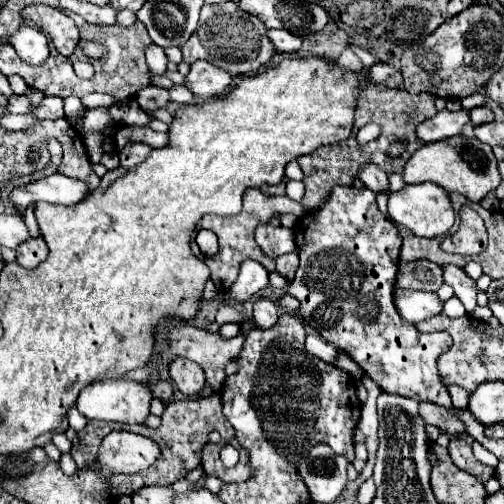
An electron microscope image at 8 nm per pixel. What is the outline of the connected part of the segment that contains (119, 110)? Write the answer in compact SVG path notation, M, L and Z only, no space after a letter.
M136 100L114 105L110 108L110 114L115 123L129 126L146 126L152 121L152 117L141 109Z

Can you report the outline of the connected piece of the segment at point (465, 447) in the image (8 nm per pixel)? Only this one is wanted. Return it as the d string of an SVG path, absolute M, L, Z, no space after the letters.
M458 437L452 439L448 445L448 453L450 453L450 459L454 461L456 467L462 467L466 473L472 473L480 483L486 483L494 475L494 469L488 465L482 465L474 457L472 445L464 439L458 439Z

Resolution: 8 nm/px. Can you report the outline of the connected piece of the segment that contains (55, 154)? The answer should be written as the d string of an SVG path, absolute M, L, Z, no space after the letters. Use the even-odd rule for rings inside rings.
M50 139L48 141L48 151L50 151L50 163L48 163L48 167L42 169L42 171L36 171L34 175L28 175L28 177L32 177L32 181L48 177L48 175L52 175L52 173L58 171L58 165L62 161L62 147L60 147L60 143L56 139Z

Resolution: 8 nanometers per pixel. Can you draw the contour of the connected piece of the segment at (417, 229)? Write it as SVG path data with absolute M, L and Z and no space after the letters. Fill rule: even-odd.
M420 183L420 185L406 185L396 193L390 193L388 197L388 217L410 229L414 235L420 237L438 237L446 235L448 229L454 225L454 211L450 197L444 189L432 183Z

